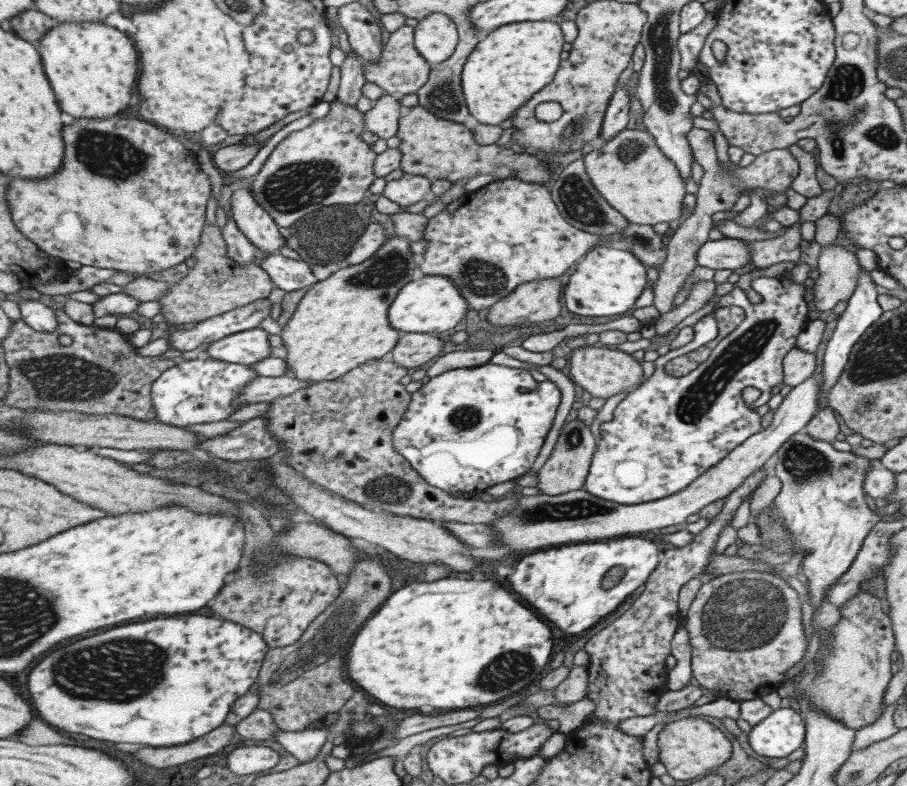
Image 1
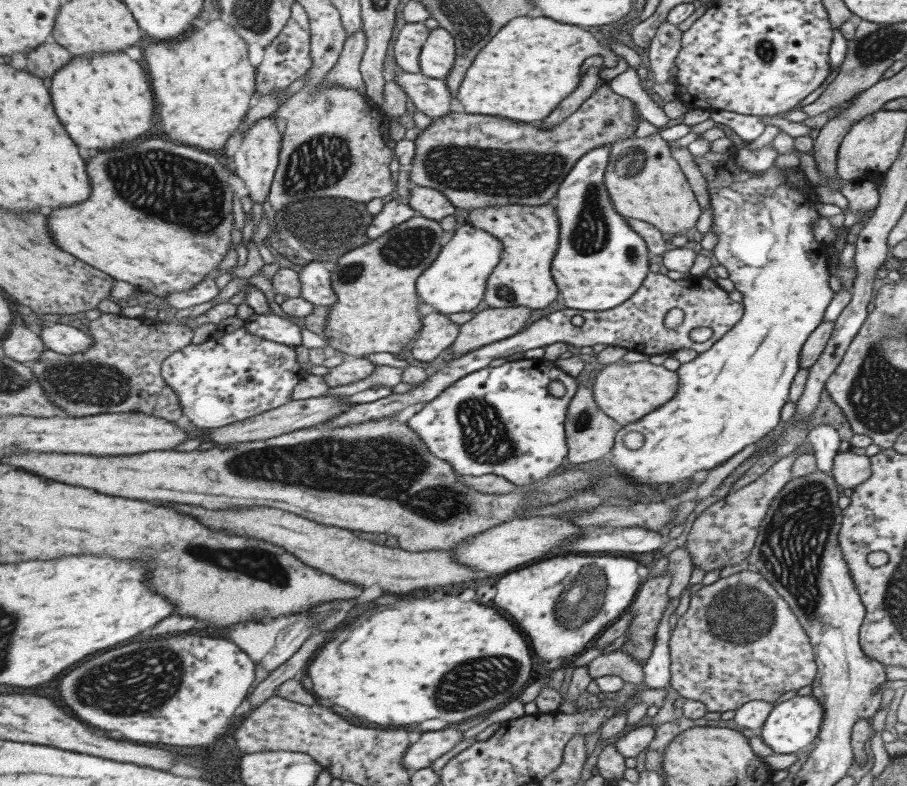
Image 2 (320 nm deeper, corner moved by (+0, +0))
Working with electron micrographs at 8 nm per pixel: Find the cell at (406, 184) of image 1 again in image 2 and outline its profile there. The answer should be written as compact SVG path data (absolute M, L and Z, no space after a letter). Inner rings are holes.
M413 186L407 204L421 216L432 221L442 221L445 216L453 216L454 206L437 190Z

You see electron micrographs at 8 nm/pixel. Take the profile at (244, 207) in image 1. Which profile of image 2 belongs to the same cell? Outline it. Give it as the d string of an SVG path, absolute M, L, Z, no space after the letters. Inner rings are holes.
M267 117L257 120L253 128L245 135L238 151L232 156L230 164L235 174L243 180L248 188L249 196L253 202L262 203L268 196L277 167L279 166L280 142L283 135L279 134L275 119Z

